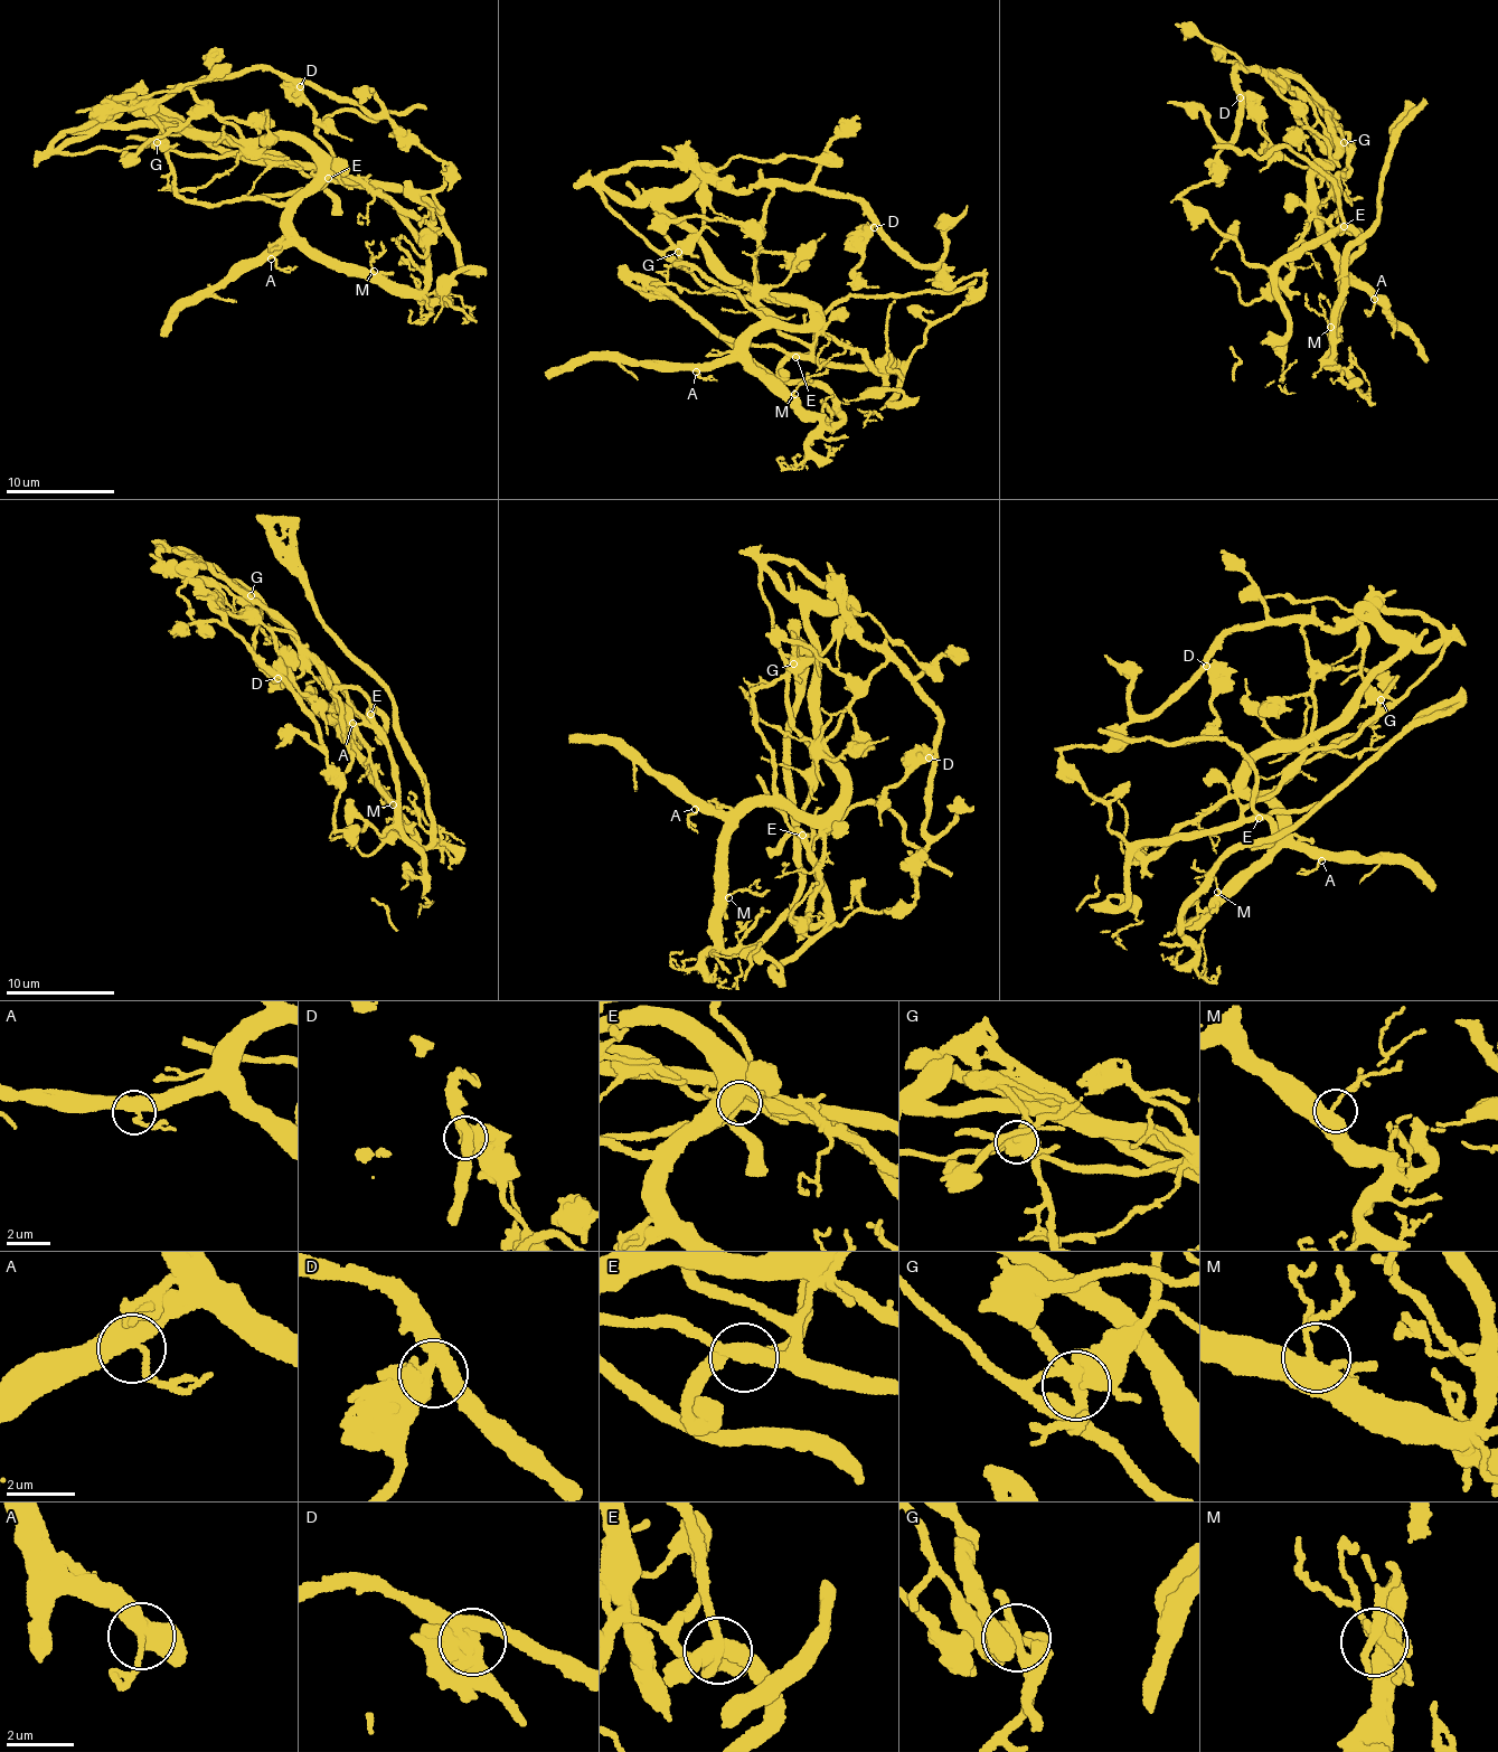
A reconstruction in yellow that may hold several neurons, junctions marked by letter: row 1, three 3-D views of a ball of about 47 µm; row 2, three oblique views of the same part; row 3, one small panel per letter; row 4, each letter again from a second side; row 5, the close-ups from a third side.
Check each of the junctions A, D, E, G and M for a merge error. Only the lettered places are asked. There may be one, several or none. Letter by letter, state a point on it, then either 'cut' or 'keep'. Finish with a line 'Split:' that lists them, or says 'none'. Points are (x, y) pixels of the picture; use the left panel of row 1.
A: at (271, 258); keep
D: at (300, 86); keep
E: at (328, 178); cut
G: at (157, 142); cut
M: at (374, 271); keep
Split: E, G

